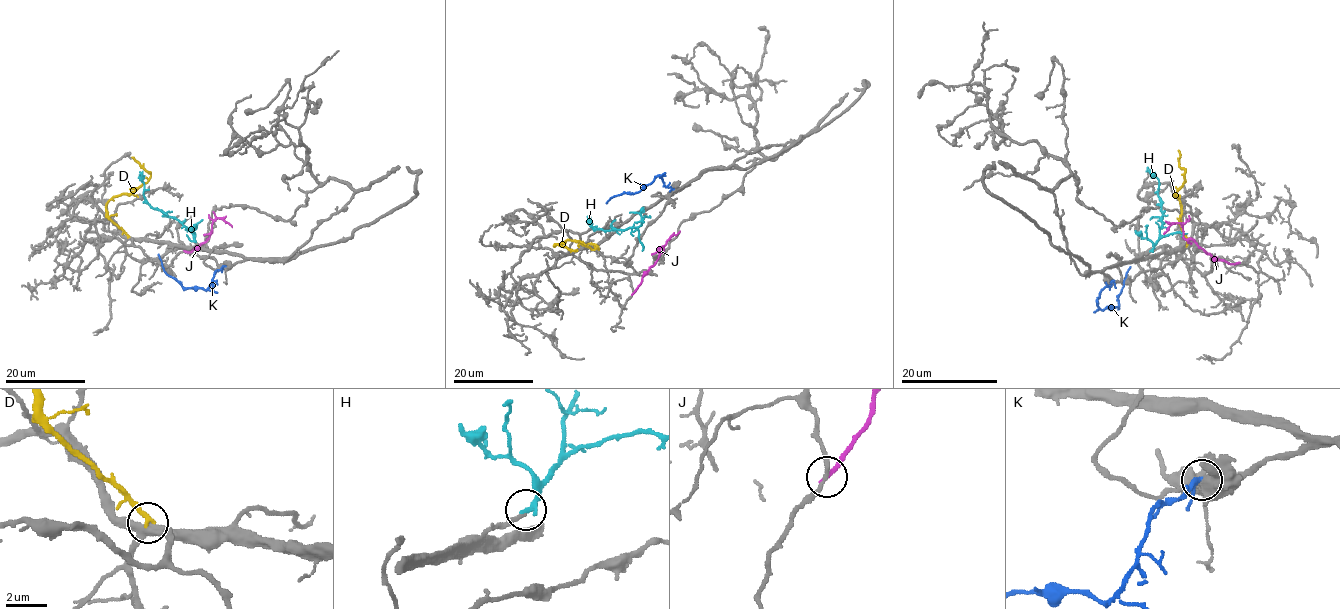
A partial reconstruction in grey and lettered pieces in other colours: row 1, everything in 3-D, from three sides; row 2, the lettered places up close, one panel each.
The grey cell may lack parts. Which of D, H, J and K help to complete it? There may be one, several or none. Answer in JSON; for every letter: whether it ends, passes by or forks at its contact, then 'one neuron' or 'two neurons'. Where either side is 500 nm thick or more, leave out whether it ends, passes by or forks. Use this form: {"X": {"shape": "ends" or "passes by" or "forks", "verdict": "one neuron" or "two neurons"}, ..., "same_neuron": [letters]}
{"D": {"shape": "ends", "verdict": "two neurons"}, "H": {"shape": "passes by", "verdict": "one neuron"}, "J": {"shape": "ends", "verdict": "two neurons"}, "K": {"shape": "passes by", "verdict": "two neurons"}, "same_neuron": ["H"]}

